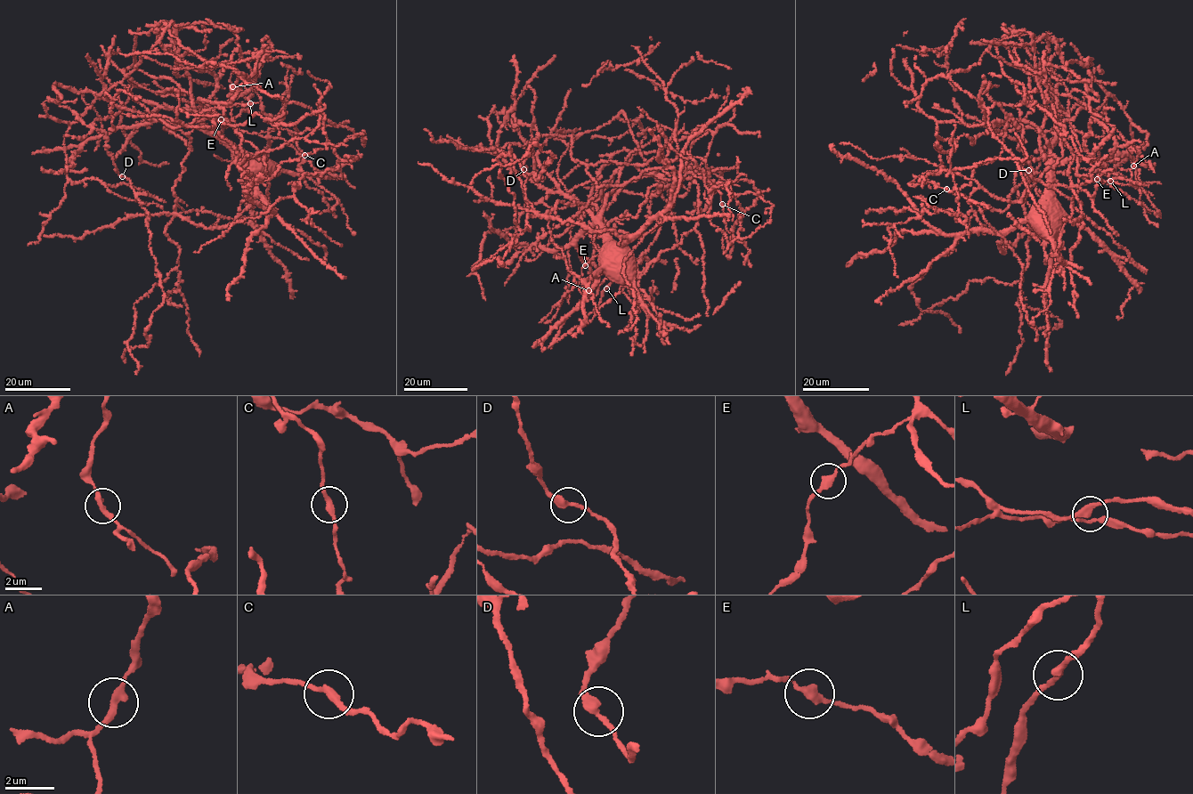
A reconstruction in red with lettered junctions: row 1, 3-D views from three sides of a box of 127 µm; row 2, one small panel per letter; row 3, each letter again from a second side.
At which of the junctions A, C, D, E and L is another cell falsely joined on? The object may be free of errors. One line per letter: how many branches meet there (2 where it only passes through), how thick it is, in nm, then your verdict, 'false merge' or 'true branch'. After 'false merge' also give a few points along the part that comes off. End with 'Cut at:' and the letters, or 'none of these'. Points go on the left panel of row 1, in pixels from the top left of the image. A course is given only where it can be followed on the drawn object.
A: 2 | 300 nm | true branch
C: 2 | 280 nm | true branch
D: 2 | 280 nm | true branch
E: 2 | 300 nm | true branch
L: 2 | 280 nm | true branch
Cut at: none of these

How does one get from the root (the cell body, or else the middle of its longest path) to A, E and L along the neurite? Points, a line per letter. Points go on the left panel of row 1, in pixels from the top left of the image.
A: (133, 81), (227, 119), (244, 109), (247, 110), (243, 107), (245, 97), (232, 86)
E: (133, 81), (155, 93), (172, 94), (226, 119), (221, 119)
L: (133, 81), (155, 93), (172, 94), (227, 119), (235, 117), (244, 109), (248, 109), (250, 103)

